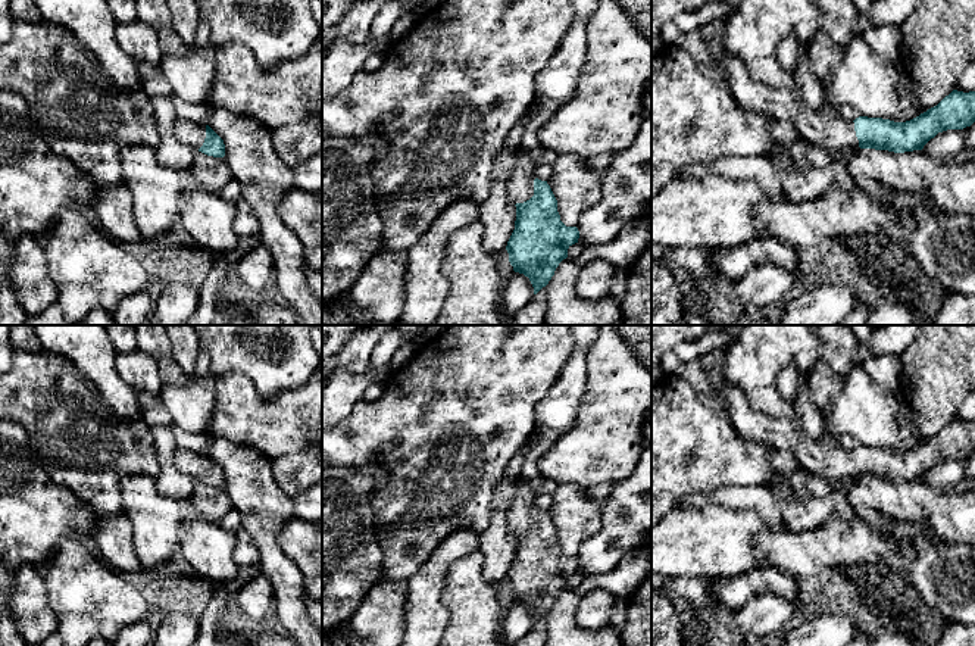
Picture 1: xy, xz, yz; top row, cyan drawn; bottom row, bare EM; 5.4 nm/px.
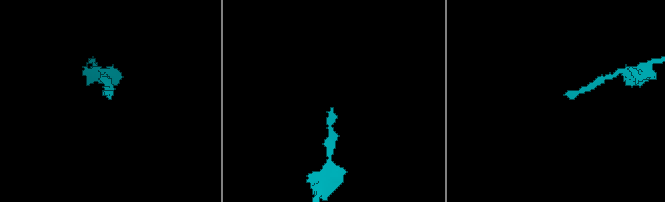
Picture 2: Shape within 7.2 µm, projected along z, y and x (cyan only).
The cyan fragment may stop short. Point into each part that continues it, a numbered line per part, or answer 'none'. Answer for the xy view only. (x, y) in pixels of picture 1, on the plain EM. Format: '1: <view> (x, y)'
1: xy (193, 464)

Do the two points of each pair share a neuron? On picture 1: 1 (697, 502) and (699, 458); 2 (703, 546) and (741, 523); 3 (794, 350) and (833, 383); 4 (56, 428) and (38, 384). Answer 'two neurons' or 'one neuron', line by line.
1: two neurons
2: one neuron
3: two neurons
4: one neuron

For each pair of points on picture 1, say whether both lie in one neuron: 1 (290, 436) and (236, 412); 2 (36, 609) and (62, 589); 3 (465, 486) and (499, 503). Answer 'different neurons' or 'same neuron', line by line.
1: same neuron
2: different neurons
3: different neurons

